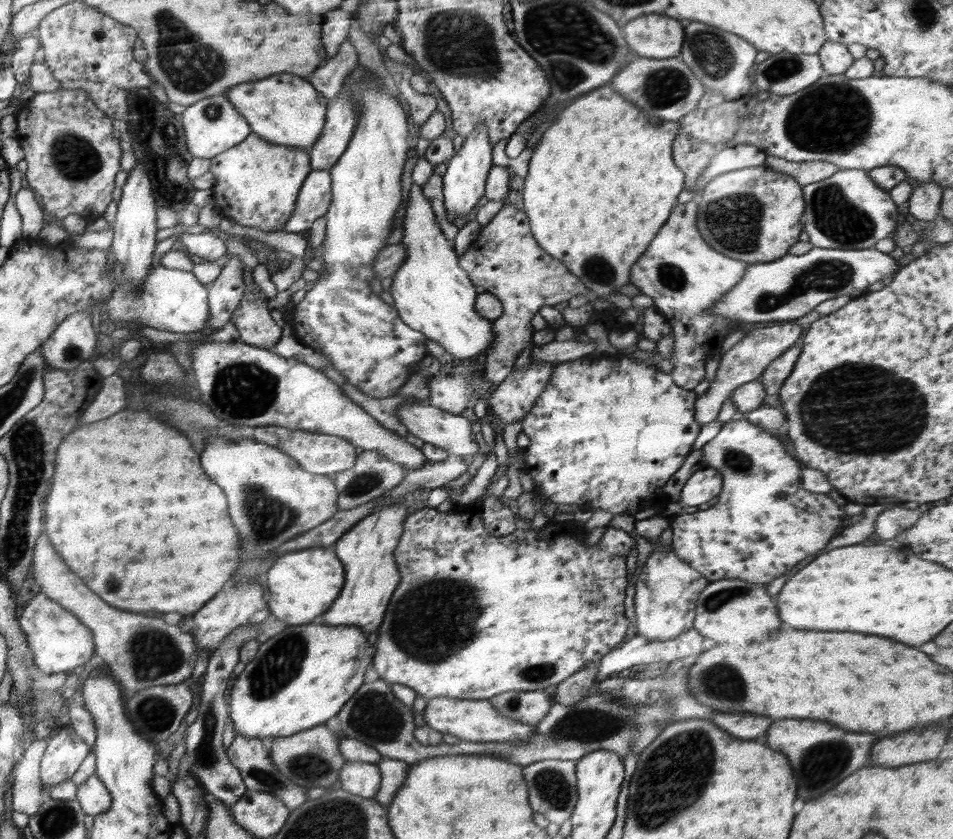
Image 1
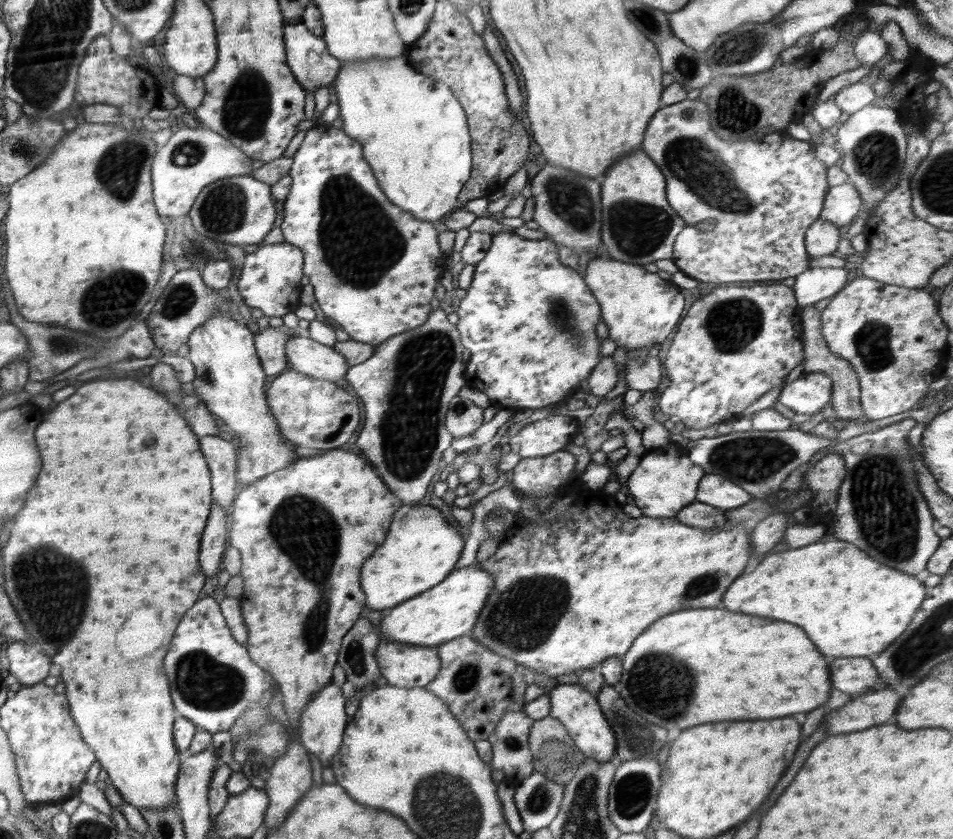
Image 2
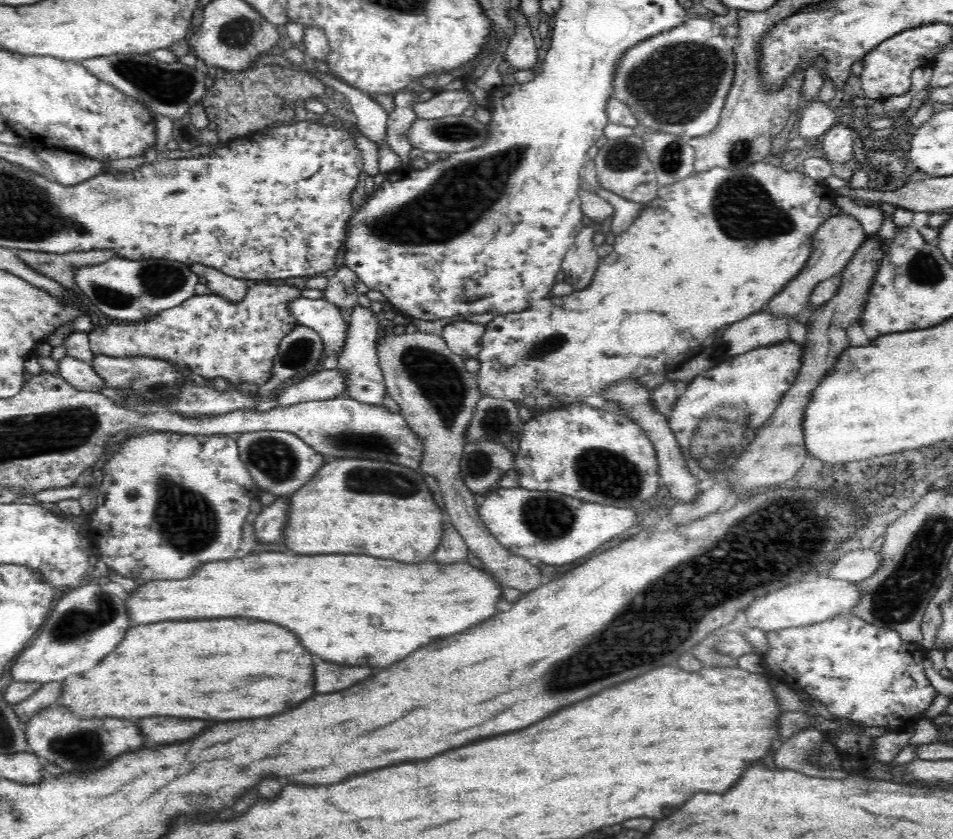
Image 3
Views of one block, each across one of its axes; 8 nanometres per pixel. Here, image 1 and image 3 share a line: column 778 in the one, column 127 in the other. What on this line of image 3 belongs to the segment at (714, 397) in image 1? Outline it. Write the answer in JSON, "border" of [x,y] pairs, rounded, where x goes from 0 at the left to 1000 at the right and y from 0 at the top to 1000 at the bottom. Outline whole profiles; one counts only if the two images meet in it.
{"border":[[[268,338],[264,343],[259,346],[258,353],[254,355],[252,360],[243,360],[239,355],[235,355],[232,352],[224,350],[221,348],[214,352],[204,352],[203,354],[197,355],[188,362],[183,365],[183,367],[171,369],[167,372],[159,381],[153,384],[145,384],[143,386],[114,386],[107,390],[97,391],[93,397],[93,411],[97,416],[99,423],[109,422],[113,424],[123,424],[123,426],[140,426],[140,424],[154,424],[154,426],[164,426],[167,428],[172,428],[174,430],[182,430],[183,433],[194,435],[199,441],[204,442],[206,446],[210,446],[216,452],[222,452],[225,449],[233,449],[235,453],[240,455],[241,460],[246,462],[254,462],[259,458],[270,458],[273,460],[277,458],[285,446],[285,437],[288,434],[288,426],[292,420],[293,408],[306,393],[314,384],[311,381],[311,378],[304,372],[303,360],[307,359],[310,355],[317,354],[317,347],[308,341],[302,341],[302,338]]]}

